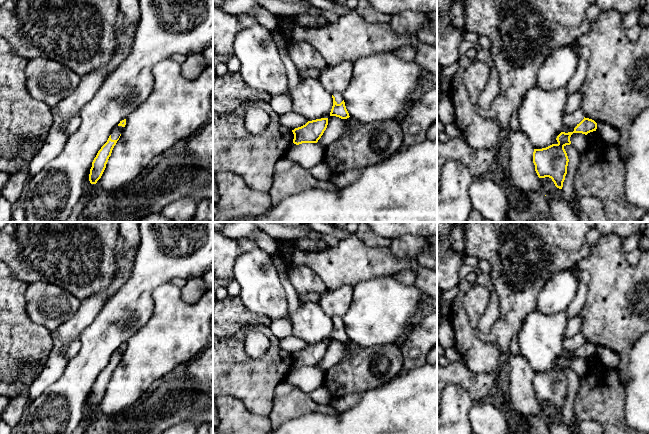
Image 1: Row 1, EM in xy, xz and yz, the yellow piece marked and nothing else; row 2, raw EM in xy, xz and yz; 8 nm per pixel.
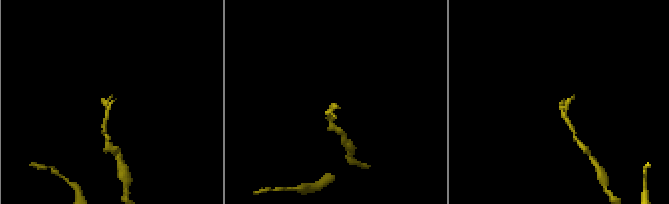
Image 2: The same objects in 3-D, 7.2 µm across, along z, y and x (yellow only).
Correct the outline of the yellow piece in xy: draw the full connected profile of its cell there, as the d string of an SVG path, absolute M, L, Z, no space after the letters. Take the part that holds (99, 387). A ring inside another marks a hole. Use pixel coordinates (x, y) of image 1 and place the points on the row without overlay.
M126 343L120 345L120 347L115 352L113 352L107 366L98 375L90 393L89 405L91 408L96 408L97 405L101 402L106 392L108 383L111 380L112 374L119 364L125 349Z

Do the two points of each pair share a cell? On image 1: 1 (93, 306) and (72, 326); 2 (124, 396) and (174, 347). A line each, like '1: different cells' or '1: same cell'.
1: same cell
2: same cell

